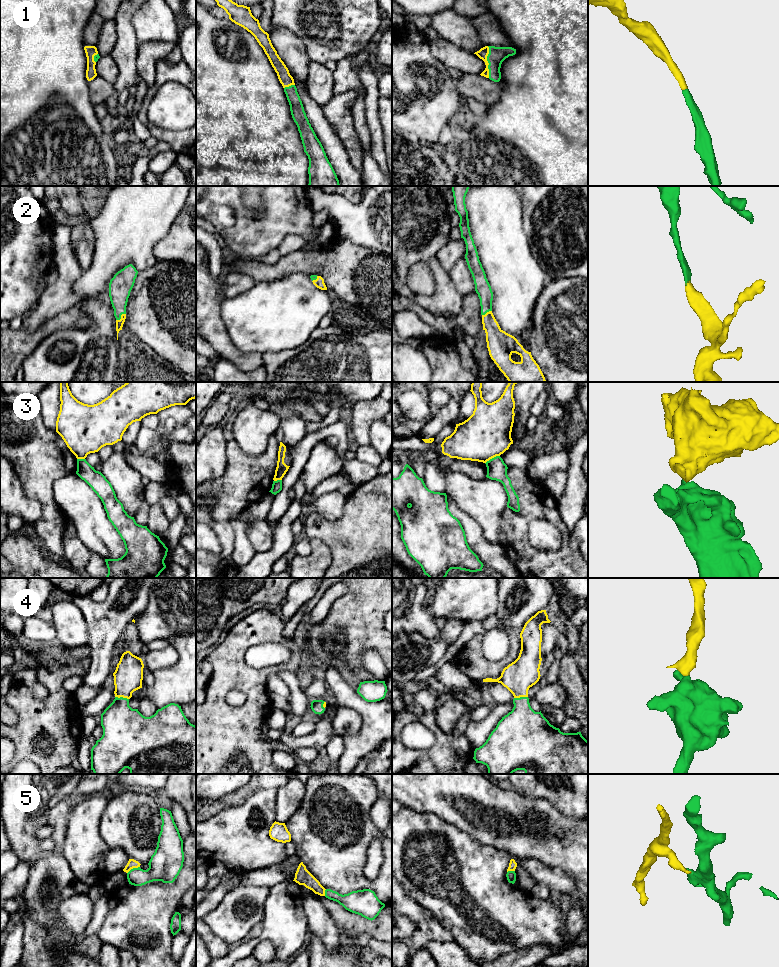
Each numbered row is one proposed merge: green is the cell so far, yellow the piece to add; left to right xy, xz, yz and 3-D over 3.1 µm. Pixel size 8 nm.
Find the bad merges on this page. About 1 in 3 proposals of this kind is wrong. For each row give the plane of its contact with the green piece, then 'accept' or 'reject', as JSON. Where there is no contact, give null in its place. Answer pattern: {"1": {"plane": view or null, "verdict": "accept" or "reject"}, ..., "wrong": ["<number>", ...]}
{"1": {"plane": "yz", "verdict": "accept"}, "2": {"plane": "xy", "verdict": "accept"}, "3": {"plane": "yz", "verdict": "reject"}, "4": {"plane": "xy", "verdict": "accept"}, "5": {"plane": "xy", "verdict": "reject"}, "wrong": ["3", "5"]}

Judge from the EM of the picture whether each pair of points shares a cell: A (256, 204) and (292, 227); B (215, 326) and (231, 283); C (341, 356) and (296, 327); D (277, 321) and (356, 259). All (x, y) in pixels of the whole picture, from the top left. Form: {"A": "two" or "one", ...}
{"A": "two", "B": "two", "C": "two", "D": "two"}

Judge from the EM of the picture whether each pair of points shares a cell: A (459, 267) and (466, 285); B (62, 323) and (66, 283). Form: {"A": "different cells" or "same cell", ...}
{"A": "same cell", "B": "different cells"}

